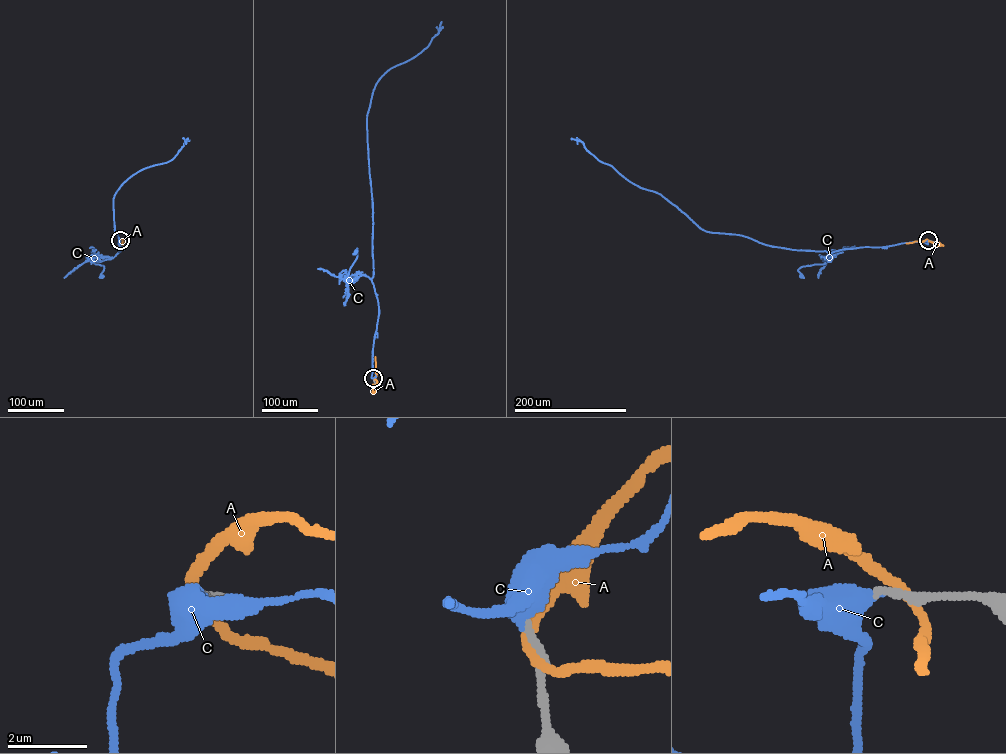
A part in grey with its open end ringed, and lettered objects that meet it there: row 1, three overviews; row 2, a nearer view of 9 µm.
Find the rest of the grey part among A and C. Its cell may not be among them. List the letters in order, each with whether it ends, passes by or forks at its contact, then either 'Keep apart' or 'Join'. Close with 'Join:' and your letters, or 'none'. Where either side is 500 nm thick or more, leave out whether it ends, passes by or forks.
A: It passes by. Keep apart
C: Join
Join: C

